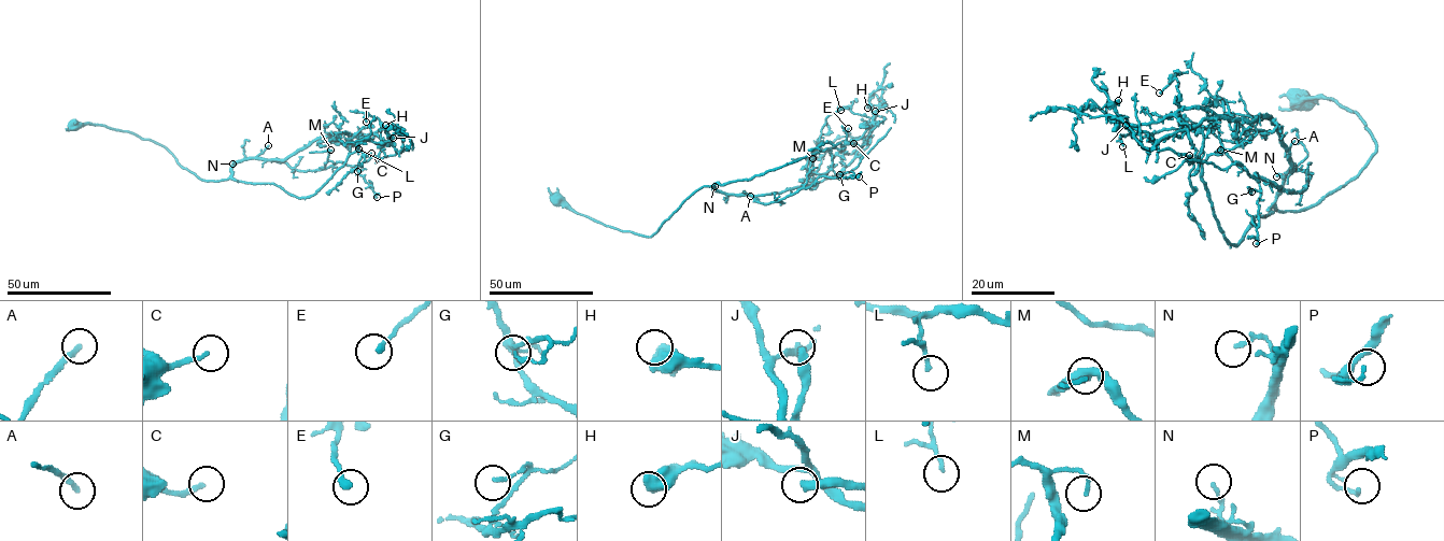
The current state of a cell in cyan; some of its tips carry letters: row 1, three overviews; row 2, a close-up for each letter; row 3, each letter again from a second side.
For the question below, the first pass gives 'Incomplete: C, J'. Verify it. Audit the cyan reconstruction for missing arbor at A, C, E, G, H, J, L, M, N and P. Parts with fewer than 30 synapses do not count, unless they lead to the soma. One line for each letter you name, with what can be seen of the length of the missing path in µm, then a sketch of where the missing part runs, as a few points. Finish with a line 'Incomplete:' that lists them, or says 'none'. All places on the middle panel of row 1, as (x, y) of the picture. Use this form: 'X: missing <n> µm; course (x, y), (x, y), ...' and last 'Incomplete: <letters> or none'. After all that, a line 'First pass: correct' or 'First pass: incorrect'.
C: missing 20 µm; course (853, 143), (868, 139), (883, 127)
J: missing 25 µm; course (875, 111), (894, 96), (893, 90)
Incomplete: C, J
First pass: correct

